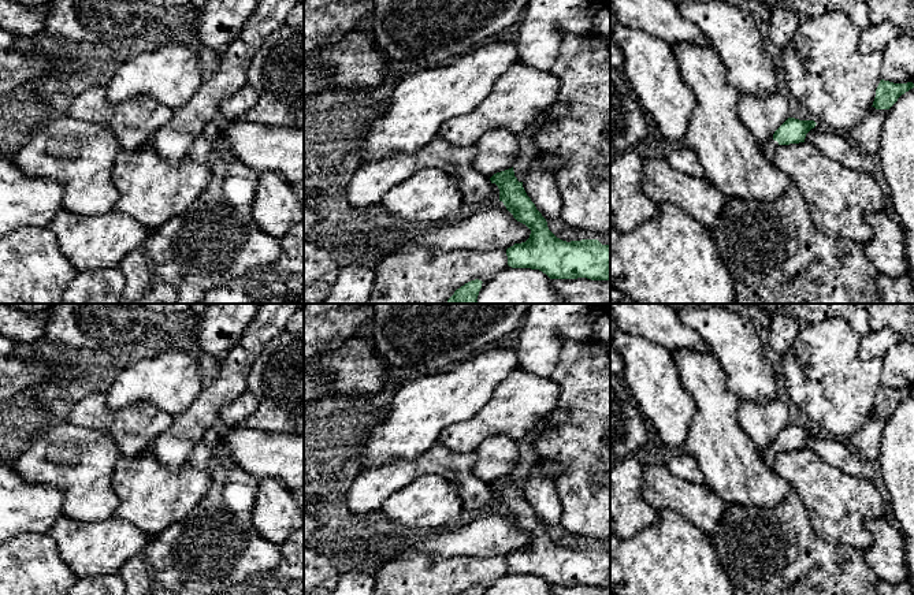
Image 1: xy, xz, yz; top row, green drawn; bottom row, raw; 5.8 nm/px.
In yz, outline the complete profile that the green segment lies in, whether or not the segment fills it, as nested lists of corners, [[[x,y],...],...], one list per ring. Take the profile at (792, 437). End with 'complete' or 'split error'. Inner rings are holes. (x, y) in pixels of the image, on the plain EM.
[[[788,424],[773,440],[773,443],[761,450],[759,454],[768,466],[773,466],[774,458],[780,451],[805,449],[806,440],[815,434],[814,427],[799,427]]]; split error

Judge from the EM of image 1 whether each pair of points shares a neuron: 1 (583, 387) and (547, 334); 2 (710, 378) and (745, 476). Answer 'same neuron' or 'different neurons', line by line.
1: different neurons
2: same neuron

